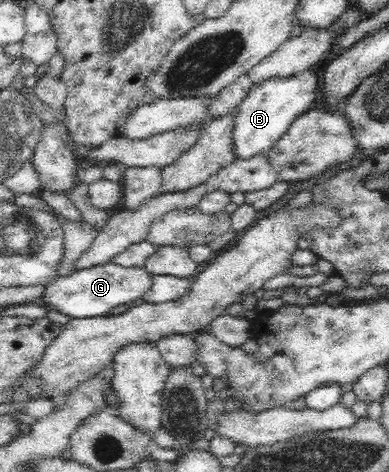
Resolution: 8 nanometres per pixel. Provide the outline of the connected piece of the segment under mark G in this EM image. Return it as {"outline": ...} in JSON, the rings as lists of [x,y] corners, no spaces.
{"outline":[[[114,262],[102,263],[88,269],[75,269],[70,275],[57,274],[54,281],[43,285],[46,289],[34,303],[47,311],[56,310],[68,319],[108,316],[108,312],[114,307],[143,298],[151,289],[151,277],[152,275],[142,267],[124,267]]]}

